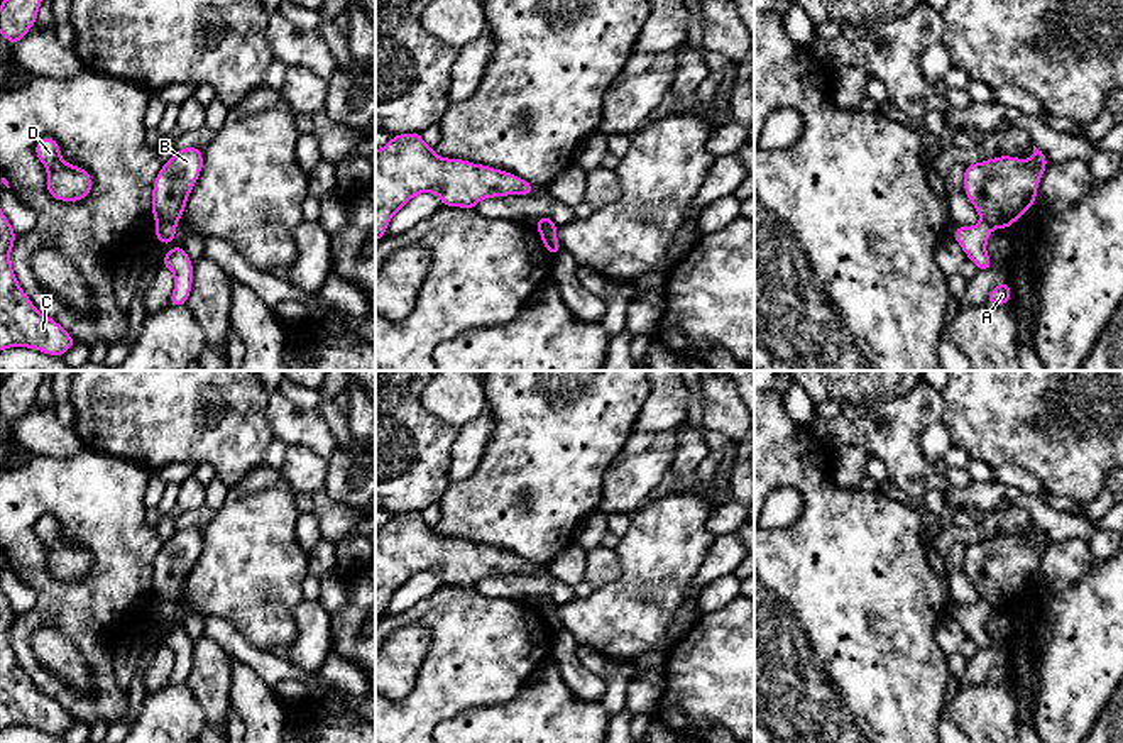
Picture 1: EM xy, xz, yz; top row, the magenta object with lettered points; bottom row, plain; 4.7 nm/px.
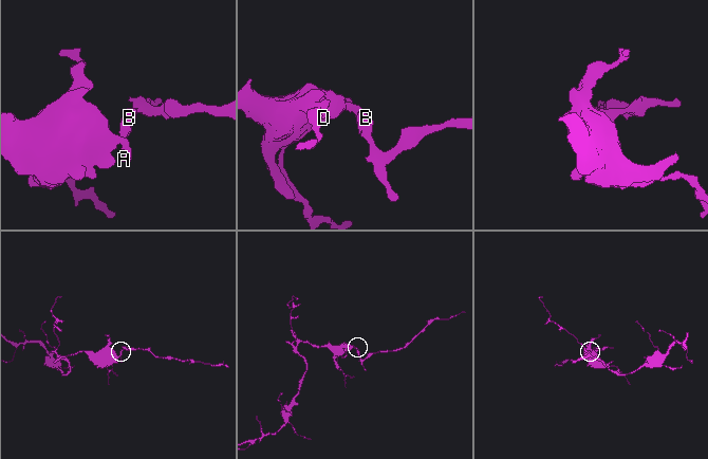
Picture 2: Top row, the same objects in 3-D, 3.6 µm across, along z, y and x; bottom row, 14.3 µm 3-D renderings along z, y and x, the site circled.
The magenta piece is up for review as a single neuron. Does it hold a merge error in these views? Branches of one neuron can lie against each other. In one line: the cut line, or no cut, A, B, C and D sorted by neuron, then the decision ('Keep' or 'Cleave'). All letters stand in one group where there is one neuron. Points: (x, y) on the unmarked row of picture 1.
Split along xy (156, 601), (173, 601), (176, 605). Groups: A C D / B. Cleave

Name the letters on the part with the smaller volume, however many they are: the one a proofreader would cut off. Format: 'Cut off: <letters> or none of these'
Cut off: B

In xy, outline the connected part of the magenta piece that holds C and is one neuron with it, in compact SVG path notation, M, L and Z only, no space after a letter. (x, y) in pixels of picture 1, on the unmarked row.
M0 589L0 731L25 726L63 736L76 721L58 701L41 692L17 662L10 641L15 618Z

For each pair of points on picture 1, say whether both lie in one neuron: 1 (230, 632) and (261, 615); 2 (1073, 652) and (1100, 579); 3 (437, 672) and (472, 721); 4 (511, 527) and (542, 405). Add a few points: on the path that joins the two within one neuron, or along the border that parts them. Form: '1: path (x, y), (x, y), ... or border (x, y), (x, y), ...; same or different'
1: border (202, 615), (225, 618), (256, 647), (269, 650); different
2: path (1091, 633), (1100, 625), (1100, 598); same
3: border (503, 703), (462, 708), (437, 725); different
4: path (513, 496), (542, 464), (542, 435); same

